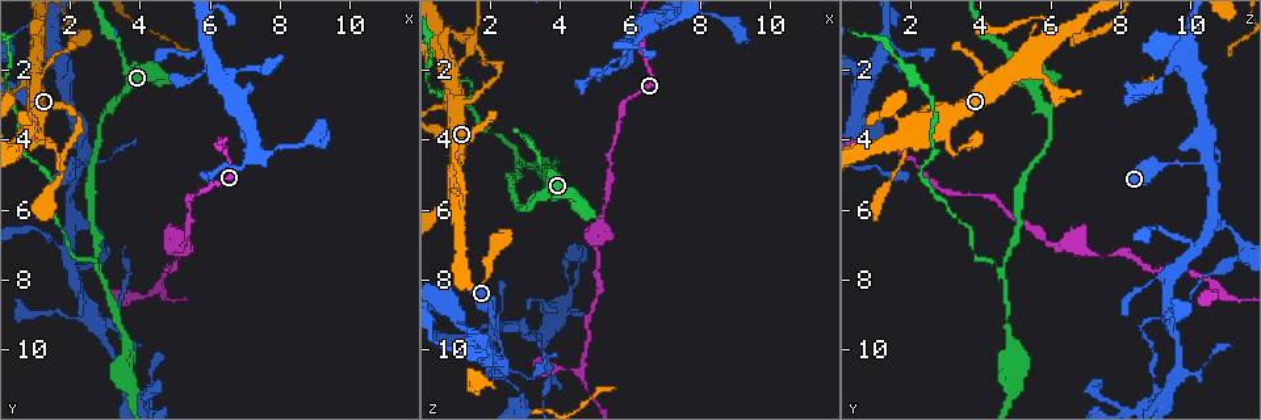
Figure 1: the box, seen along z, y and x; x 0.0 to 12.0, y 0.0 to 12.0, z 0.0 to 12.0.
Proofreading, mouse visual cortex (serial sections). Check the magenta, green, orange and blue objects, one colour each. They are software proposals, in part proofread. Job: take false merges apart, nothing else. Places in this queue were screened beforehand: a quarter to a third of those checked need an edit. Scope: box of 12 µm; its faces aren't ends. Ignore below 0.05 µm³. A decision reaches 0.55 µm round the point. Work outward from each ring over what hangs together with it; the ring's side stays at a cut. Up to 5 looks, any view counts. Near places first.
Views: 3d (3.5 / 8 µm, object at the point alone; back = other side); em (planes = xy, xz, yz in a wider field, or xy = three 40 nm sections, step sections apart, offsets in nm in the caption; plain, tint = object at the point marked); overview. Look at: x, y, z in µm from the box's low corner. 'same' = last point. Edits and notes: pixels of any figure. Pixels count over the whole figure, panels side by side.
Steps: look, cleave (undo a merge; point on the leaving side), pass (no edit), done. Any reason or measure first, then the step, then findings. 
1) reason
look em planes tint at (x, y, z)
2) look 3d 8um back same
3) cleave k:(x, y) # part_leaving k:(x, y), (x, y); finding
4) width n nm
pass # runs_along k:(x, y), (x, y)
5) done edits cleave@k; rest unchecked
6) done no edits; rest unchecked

thick turns thin
look em xy step 5 tint at (1.7, 3.0, 2.7)

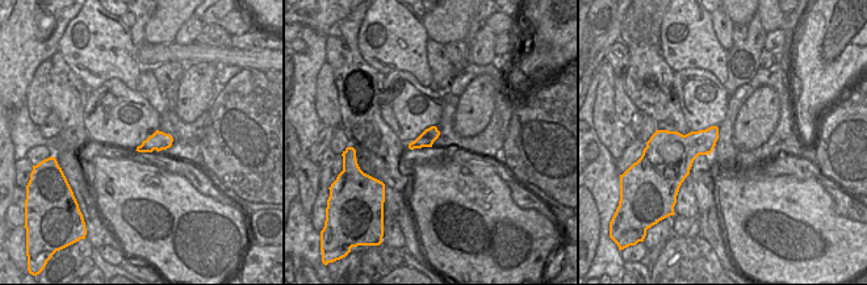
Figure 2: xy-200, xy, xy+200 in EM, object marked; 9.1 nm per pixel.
see where the arms go
look 3d 3.5um same

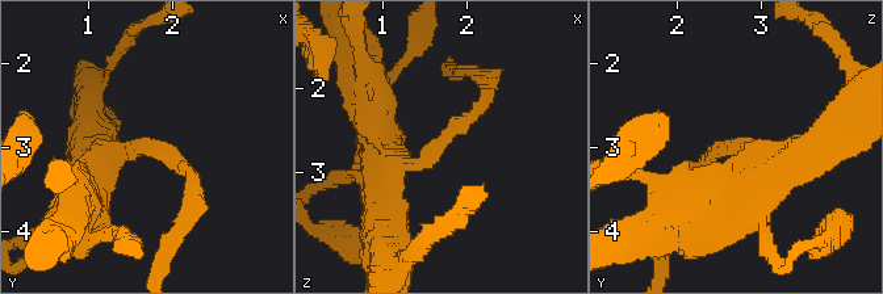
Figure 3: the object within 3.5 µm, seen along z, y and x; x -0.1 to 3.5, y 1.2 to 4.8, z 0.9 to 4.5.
arm_widths 150, 450 nm
pass # runs_along 3:(385, 204), (389, 173), (490, 96); one cell here

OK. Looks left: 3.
three-way junction
look 3d 3.5um at (2.8, 7.6, 4.7)

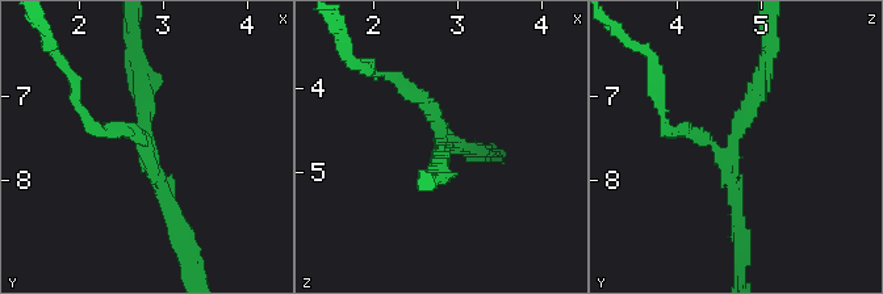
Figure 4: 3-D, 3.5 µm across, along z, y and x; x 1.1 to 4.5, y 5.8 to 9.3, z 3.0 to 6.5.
arms 3; arm_widths 200, 200, 250 nm; need the tissue
look em xy step 2 tint at (2.80, 7.70, 4.60)

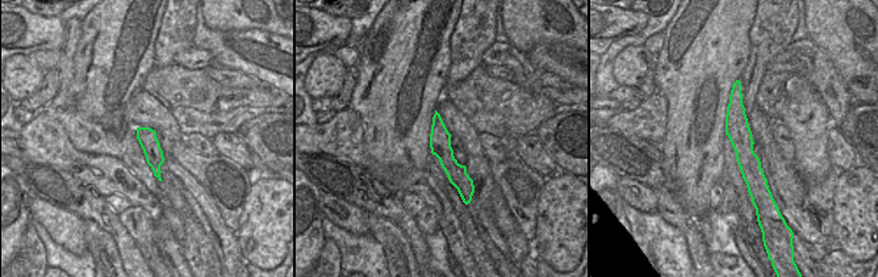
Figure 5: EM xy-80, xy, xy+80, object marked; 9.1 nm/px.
cleave 4:(423, 99) # part_leaving 4:(438, 133), (434, 109), (369, 70); a second cell is stuck on

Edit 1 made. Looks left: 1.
done edits cleave@4; rest unchecked

